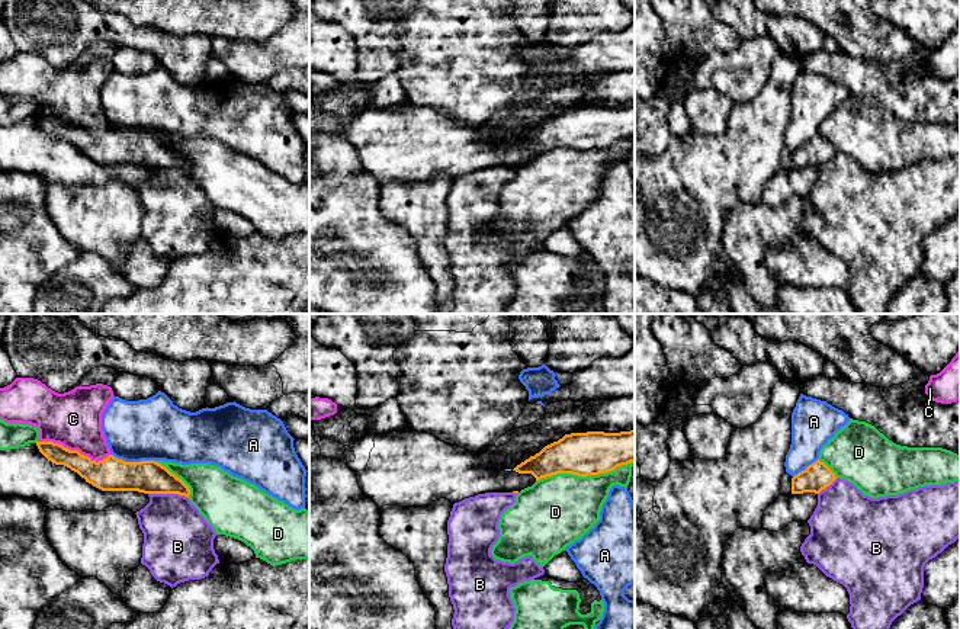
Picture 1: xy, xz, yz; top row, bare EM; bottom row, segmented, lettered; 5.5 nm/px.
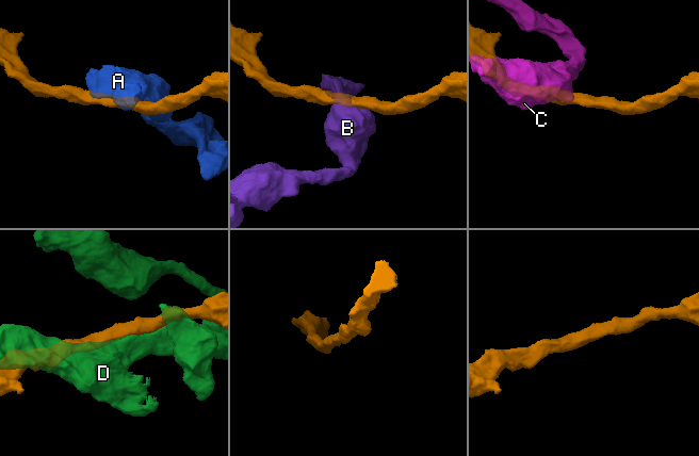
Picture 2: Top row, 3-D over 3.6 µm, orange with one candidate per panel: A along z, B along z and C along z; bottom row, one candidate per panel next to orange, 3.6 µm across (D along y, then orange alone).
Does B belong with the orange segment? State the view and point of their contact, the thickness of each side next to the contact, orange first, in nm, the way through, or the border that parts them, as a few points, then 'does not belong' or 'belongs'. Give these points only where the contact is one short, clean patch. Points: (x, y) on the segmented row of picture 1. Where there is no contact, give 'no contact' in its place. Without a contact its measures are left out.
contact xy (169, 493); calibres 190 and 360 nm; border xy (148, 493), (177, 493), (188, 498); does not belong

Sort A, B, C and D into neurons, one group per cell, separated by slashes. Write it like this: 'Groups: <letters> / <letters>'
Groups: A / B / C / D

